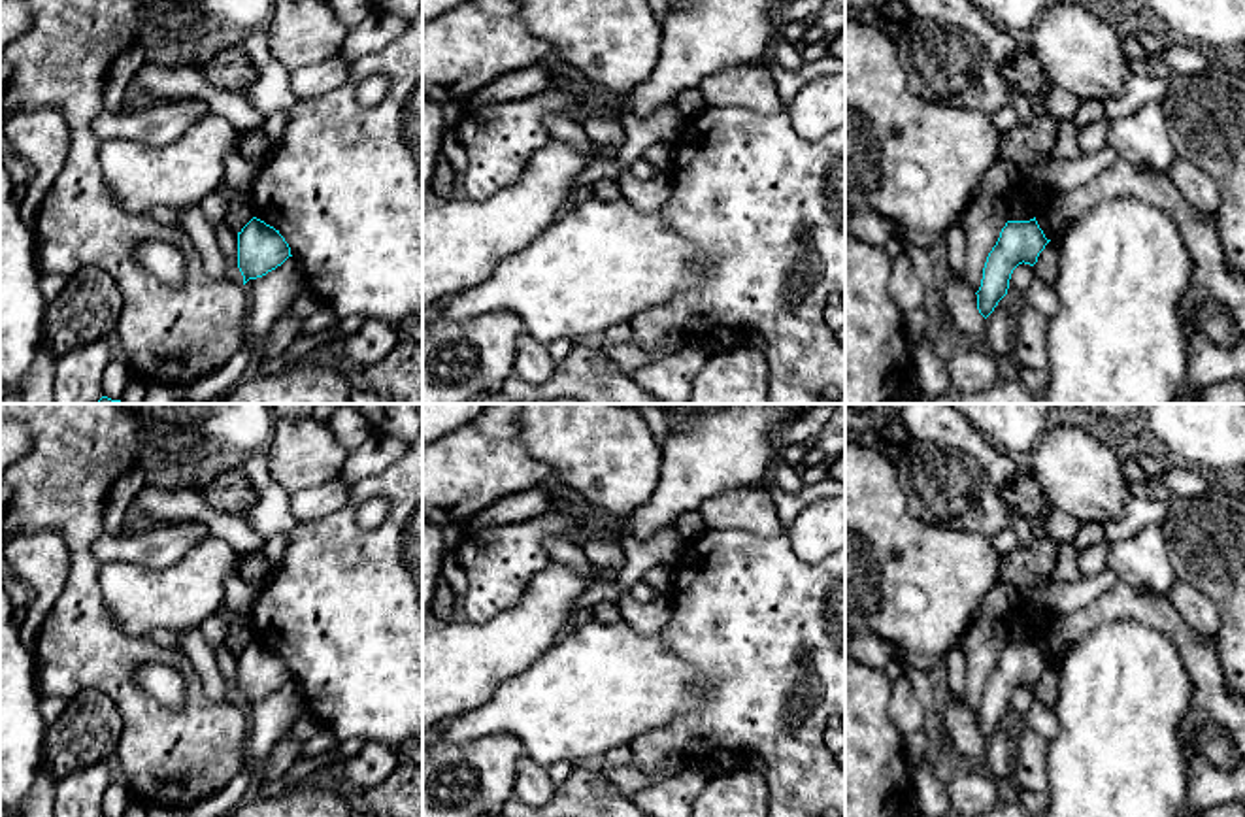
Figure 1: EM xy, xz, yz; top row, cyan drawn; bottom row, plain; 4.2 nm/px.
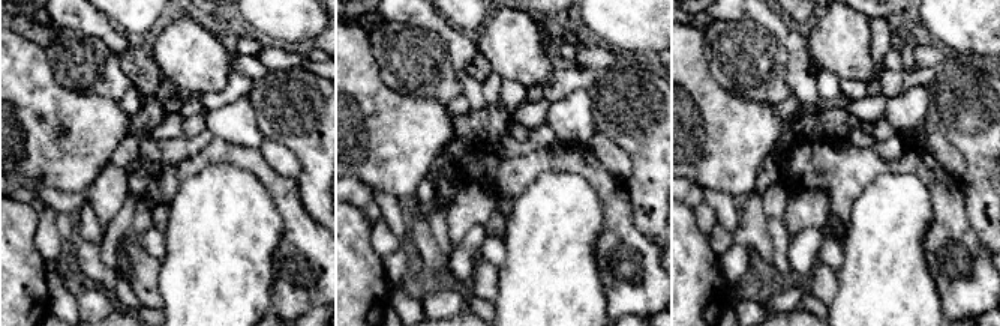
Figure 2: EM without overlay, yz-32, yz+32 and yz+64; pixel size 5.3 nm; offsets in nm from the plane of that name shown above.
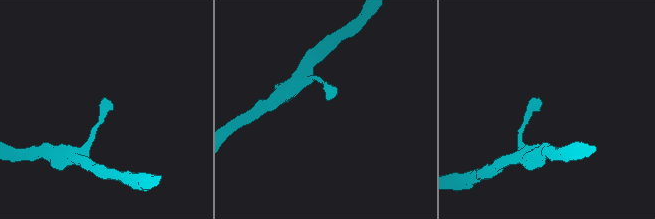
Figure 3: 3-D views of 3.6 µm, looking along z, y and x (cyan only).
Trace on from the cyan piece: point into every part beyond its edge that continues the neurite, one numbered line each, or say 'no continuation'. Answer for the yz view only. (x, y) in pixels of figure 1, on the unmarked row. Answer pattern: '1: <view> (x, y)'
no continuation

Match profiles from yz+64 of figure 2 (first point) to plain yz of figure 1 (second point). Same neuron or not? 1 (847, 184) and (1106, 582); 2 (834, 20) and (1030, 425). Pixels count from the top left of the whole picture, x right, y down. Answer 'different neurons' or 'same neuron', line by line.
1: different neurons
2: different neurons

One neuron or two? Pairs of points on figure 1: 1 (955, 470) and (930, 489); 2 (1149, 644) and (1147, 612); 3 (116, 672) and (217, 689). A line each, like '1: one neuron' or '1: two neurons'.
1: one neuron
2: two neurons
3: two neurons

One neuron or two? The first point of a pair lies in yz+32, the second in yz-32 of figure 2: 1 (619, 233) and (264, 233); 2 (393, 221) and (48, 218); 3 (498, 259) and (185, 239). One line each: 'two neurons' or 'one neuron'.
1: two neurons
2: two neurons
3: two neurons

